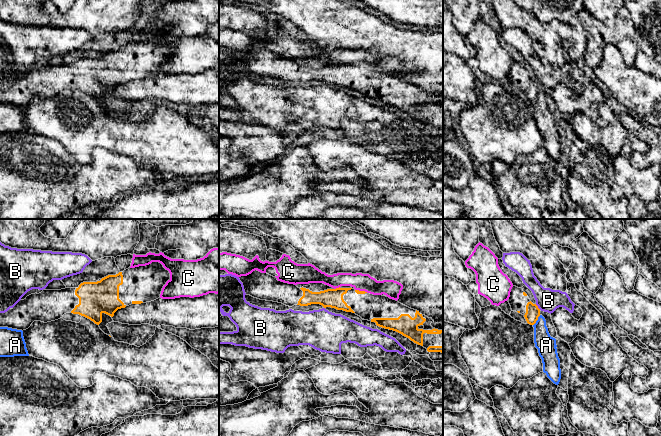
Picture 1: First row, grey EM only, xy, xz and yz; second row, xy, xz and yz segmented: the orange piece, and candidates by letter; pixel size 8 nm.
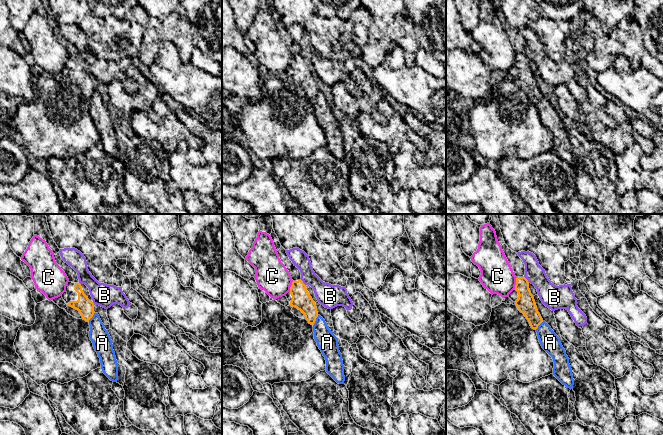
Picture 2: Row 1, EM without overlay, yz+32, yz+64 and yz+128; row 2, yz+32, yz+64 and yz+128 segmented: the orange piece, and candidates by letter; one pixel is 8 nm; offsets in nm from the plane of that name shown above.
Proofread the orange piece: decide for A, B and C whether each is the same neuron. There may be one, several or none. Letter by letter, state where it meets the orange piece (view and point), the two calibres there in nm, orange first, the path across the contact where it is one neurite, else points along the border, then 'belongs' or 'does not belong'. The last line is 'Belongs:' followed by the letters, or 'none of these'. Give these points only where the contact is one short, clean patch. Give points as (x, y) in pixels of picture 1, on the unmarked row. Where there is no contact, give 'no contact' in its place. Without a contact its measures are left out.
A: yz (537, 95) | 110/160 nm | along yz (540, 91), (533, 101) | does not belong
B: yz (537, 83) | 110/190 nm | does not belong
C: xz (336, 64) | 150/150 nm | does not belong
Belongs: none of these

